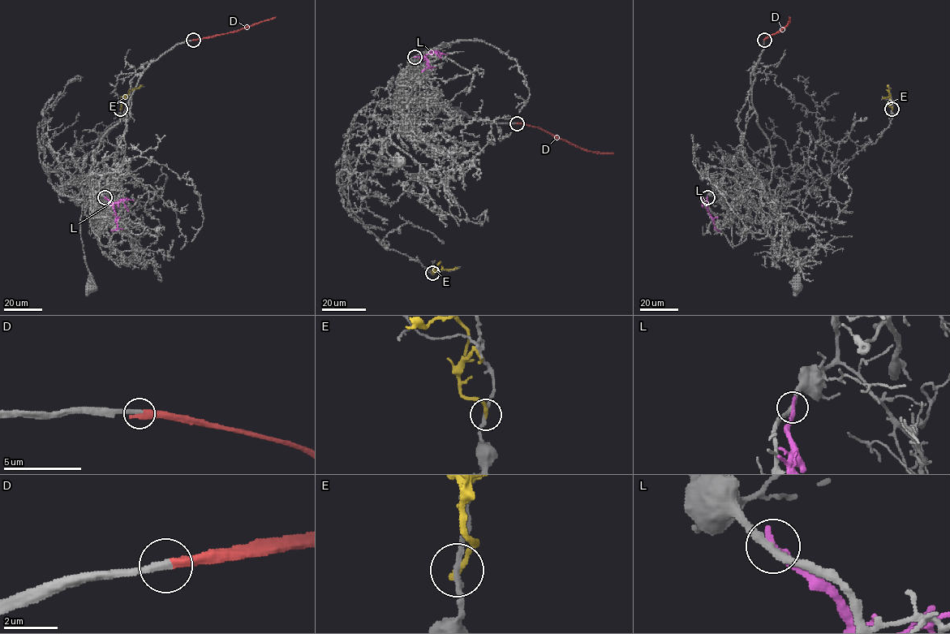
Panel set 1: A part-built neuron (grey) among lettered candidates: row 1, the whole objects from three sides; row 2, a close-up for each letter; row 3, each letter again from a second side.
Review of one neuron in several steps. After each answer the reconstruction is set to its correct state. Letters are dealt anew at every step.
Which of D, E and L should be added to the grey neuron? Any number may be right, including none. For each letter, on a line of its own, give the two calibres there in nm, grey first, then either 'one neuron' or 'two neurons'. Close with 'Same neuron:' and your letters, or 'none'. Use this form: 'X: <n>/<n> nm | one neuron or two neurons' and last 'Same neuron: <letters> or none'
D: 300/440 nm | one neuron
E: 190/220 nm | two neurons
L: 280/320 nm | two neurons
Same neuron: D

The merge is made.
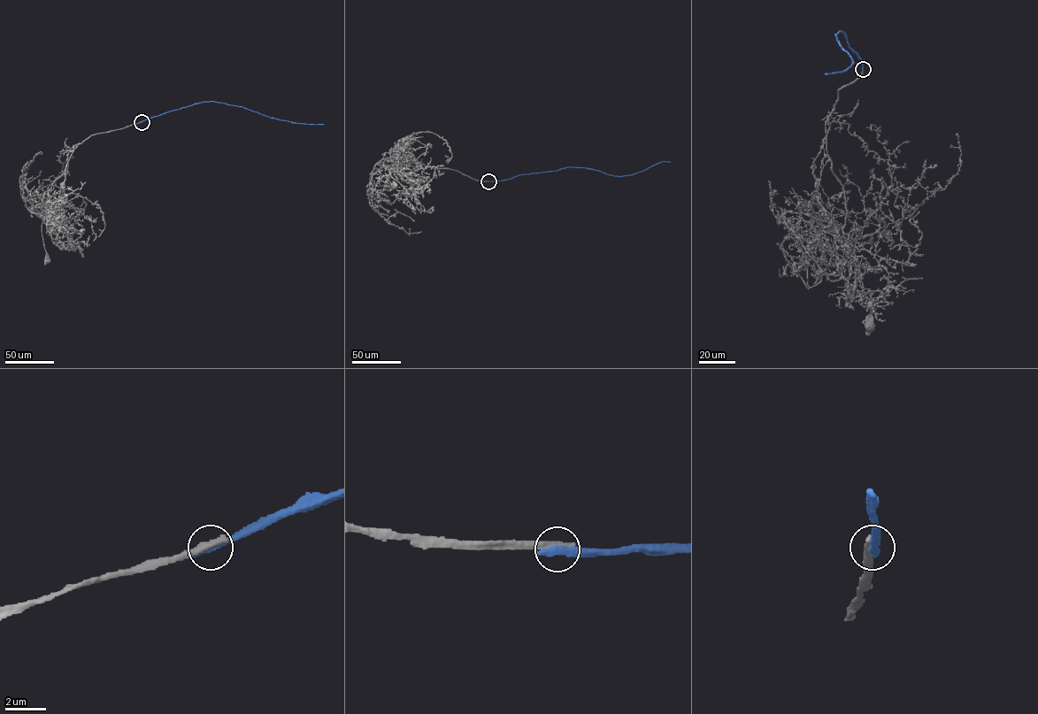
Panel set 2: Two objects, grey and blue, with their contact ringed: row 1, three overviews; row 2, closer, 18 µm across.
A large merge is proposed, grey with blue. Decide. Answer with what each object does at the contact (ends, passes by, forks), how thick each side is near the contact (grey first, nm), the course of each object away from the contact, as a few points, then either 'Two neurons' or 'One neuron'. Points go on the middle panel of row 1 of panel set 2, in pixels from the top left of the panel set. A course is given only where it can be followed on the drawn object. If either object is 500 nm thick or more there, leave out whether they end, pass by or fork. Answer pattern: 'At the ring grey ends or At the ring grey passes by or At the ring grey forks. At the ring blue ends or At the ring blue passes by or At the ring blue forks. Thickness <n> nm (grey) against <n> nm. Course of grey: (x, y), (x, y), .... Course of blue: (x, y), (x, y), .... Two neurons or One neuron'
At the ring grey ends. At the ring blue ends. Thickness 480 nm (grey) against 460 nm. Course of grey: (488, 181), (419, 161), (398, 172), (389, 171), (388, 180), (394, 185). Course of blue: (488, 181), (568, 167), (589, 168), (622, 176), (661, 162), (671, 162). Two neurons

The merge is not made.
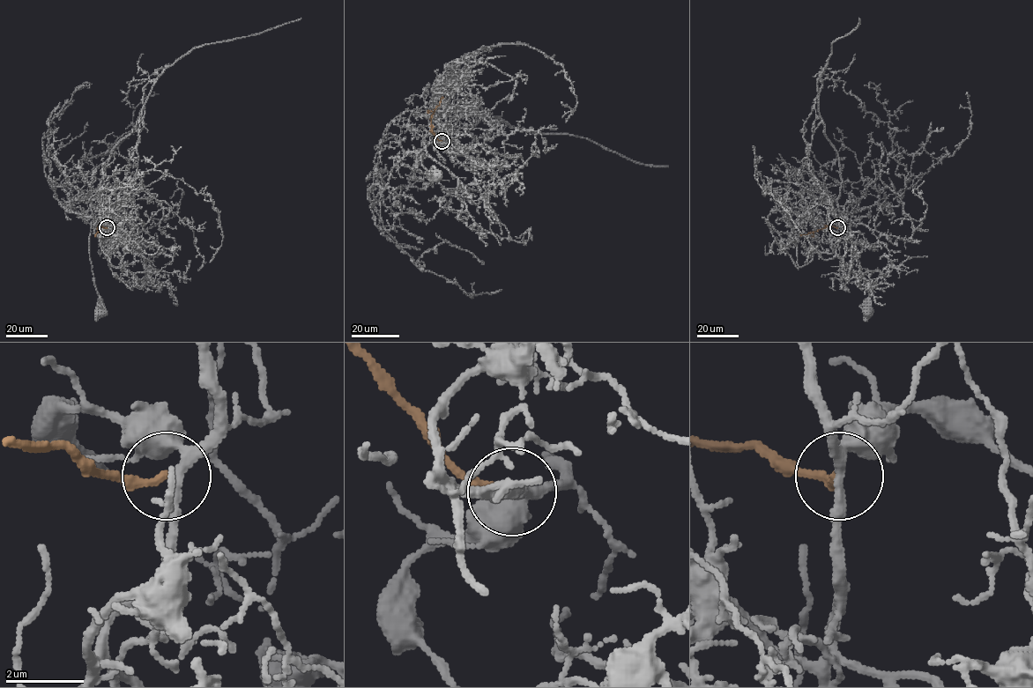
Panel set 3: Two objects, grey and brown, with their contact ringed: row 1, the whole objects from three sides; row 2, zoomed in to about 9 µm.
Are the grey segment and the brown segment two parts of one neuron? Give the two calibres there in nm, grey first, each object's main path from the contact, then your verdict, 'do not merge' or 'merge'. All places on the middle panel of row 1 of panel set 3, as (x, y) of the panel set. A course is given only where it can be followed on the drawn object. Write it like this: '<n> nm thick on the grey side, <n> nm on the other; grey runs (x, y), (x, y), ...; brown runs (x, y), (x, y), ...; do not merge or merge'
240 nm thick on the grey side, 200 nm on the other; grey runs (442, 141), (447, 132), (432, 133), (424, 139), (427, 152), (421, 163), (430, 176), (436, 171), (434, 174); brown runs (442, 141), (432, 131), (430, 119), (442, 97); do not merge

